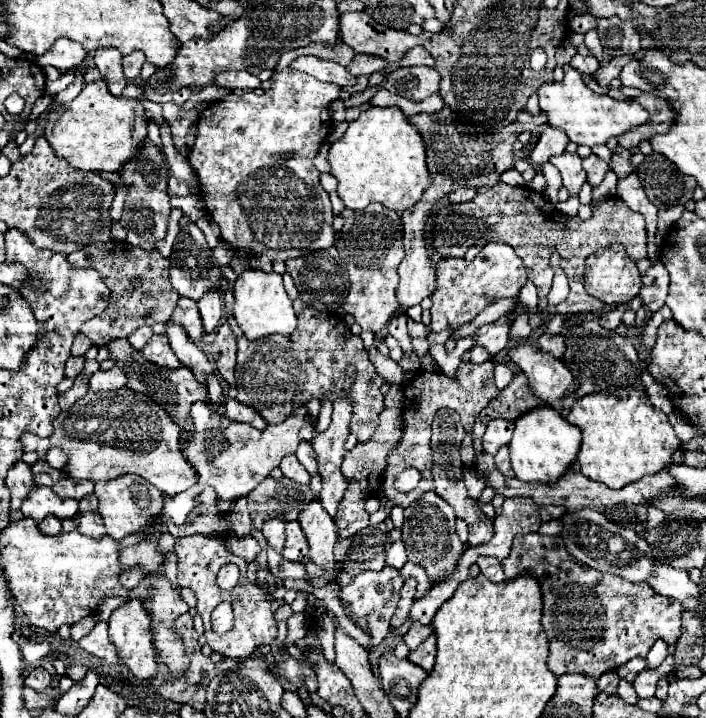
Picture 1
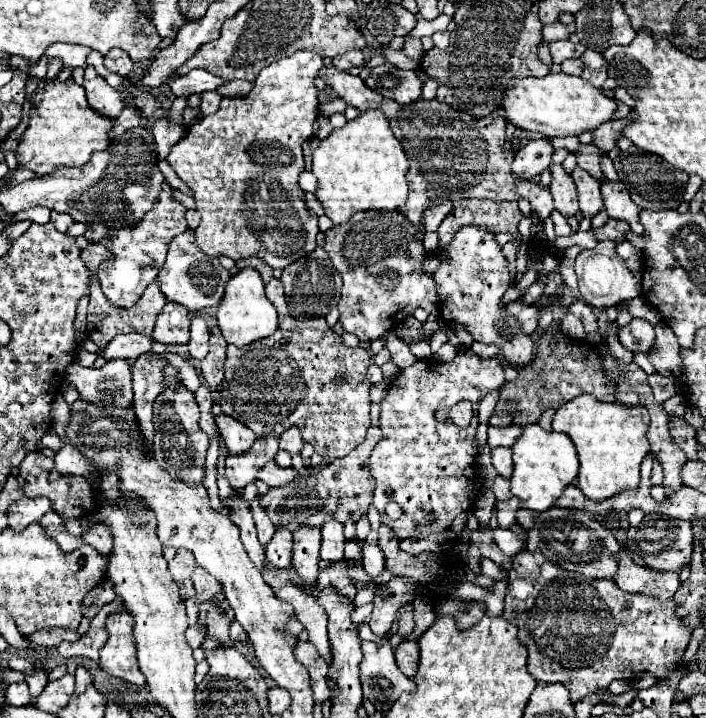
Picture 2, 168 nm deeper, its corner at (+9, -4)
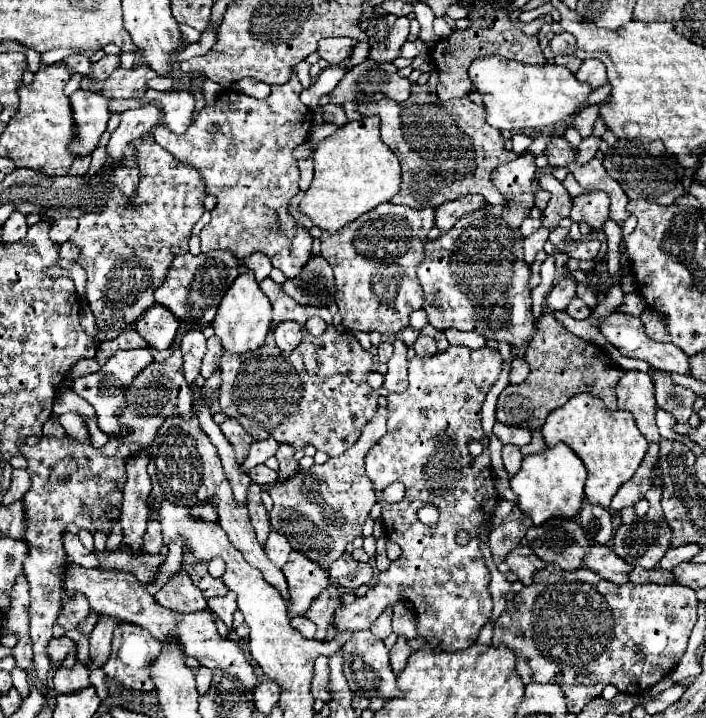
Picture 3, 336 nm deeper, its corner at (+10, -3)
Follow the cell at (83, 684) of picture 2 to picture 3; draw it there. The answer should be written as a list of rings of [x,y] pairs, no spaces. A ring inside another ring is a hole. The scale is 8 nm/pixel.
[[[99,617],[91,637],[89,637],[89,647],[91,647],[91,661],[89,661],[89,669],[97,669],[105,663],[105,659],[109,657],[111,651],[111,637],[113,637],[113,629],[119,623],[115,619],[109,617]]]

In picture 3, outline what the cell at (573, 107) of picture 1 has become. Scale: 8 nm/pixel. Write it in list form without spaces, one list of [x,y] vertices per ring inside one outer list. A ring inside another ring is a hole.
[[[499,55],[477,57],[469,67],[469,79],[473,81],[475,91],[481,93],[485,121],[499,131],[523,131],[527,127],[541,129],[555,125],[573,115],[591,93],[589,85],[577,81],[575,75],[561,65],[527,65]]]

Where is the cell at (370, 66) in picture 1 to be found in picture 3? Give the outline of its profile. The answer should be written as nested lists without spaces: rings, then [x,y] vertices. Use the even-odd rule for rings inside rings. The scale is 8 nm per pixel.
[[[333,37],[333,39],[321,39],[317,53],[321,59],[325,59],[329,65],[341,65],[353,49],[355,41],[347,37]]]

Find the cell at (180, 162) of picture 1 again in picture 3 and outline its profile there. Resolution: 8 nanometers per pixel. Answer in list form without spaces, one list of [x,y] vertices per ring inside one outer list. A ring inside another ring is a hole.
[[[69,55],[63,59],[63,65],[71,71],[71,73],[89,73],[89,59],[83,55]]]

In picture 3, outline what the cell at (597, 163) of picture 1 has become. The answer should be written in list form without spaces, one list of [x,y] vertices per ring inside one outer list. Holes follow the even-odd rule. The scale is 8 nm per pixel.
[[[587,191],[585,195],[575,197],[571,209],[571,221],[587,223],[591,231],[601,231],[609,215],[609,197],[603,191]]]

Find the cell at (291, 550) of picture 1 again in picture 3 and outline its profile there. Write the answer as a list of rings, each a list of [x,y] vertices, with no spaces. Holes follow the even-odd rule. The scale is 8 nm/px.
[[[271,531],[269,537],[267,537],[267,543],[265,543],[265,553],[277,567],[283,567],[289,559],[291,545],[289,545],[285,535],[281,535],[277,531]]]

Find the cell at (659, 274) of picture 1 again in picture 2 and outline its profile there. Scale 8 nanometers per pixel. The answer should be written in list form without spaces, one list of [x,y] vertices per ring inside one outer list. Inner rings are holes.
[[[634,318],[628,326],[620,328],[618,340],[630,352],[648,352],[654,344],[654,328],[644,318]]]

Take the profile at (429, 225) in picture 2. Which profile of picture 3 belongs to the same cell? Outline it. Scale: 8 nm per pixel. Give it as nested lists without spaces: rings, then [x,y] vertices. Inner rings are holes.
[[[381,203],[381,205],[377,205],[375,209],[371,209],[369,213],[365,213],[365,215],[361,215],[357,221],[353,221],[353,223],[349,223],[349,225],[345,225],[343,229],[339,229],[337,233],[321,233],[321,255],[327,259],[327,263],[333,267],[333,277],[335,277],[335,287],[337,287],[337,293],[335,293],[335,303],[337,303],[337,307],[339,307],[339,313],[341,313],[341,317],[343,317],[343,325],[345,327],[349,327],[349,329],[353,329],[353,331],[367,331],[367,333],[371,333],[371,331],[379,331],[381,335],[395,335],[397,331],[401,331],[401,329],[405,329],[407,325],[409,325],[409,313],[411,311],[415,311],[415,309],[421,309],[421,299],[423,299],[423,295],[421,295],[421,285],[417,283],[417,267],[419,267],[419,263],[421,263],[421,247],[423,247],[423,243],[425,243],[425,239],[427,239],[427,233],[429,233],[429,229],[435,225],[435,219],[433,219],[433,209],[421,209],[421,211],[417,211],[417,209],[411,209],[411,207],[405,207],[405,205],[393,205],[393,203]]]

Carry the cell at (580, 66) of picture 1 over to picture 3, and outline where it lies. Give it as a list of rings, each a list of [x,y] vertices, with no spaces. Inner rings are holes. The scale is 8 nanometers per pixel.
[[[557,55],[555,57],[555,63],[557,65],[565,65],[571,73],[577,73],[579,67],[581,67],[581,61],[575,55]]]

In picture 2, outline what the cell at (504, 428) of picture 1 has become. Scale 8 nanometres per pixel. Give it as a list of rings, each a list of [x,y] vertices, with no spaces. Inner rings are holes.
[[[506,426],[506,428],[488,428],[488,446],[496,448],[496,446],[512,446],[514,440],[518,438],[520,426]]]

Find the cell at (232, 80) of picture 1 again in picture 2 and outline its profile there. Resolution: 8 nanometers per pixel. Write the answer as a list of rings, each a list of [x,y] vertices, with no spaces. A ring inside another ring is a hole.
[[[192,70],[190,74],[182,76],[182,78],[174,78],[170,82],[170,88],[176,96],[190,96],[190,94],[202,94],[208,90],[216,90],[218,86],[222,86],[224,80],[216,78],[214,74],[208,74],[206,70]]]

